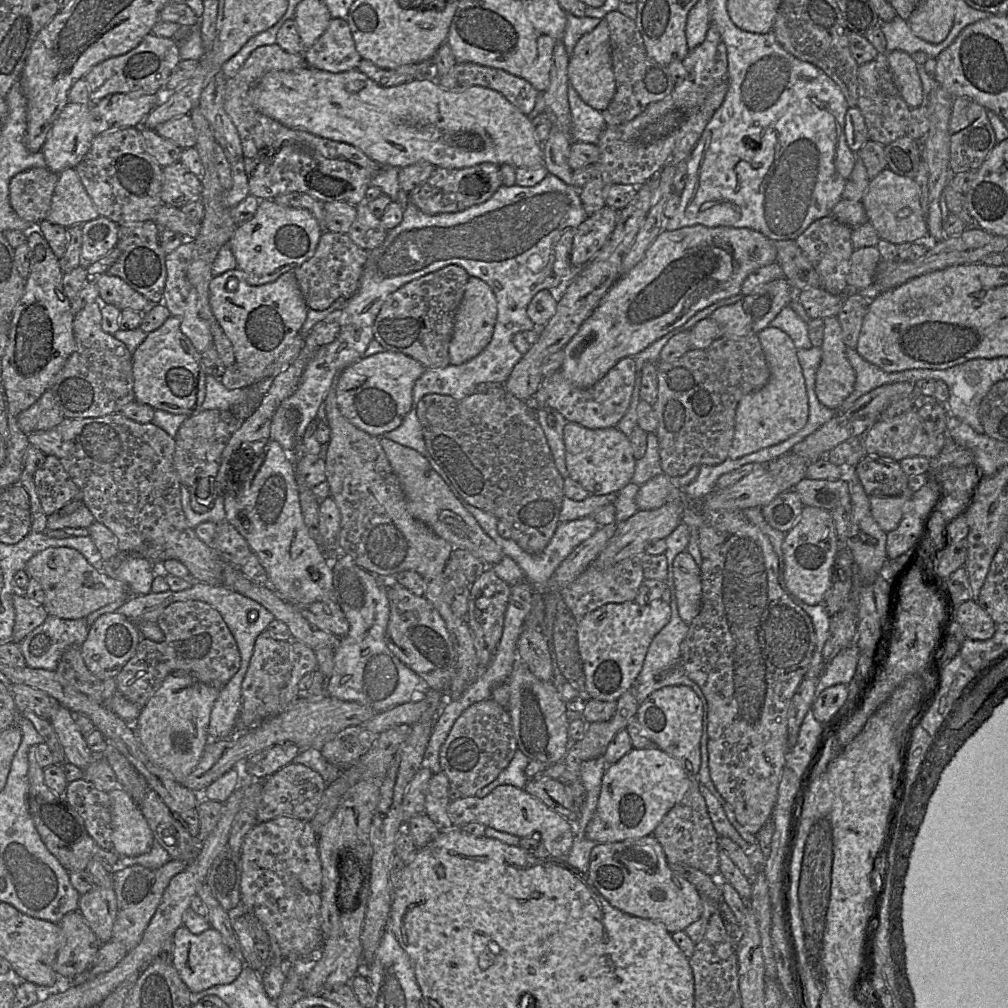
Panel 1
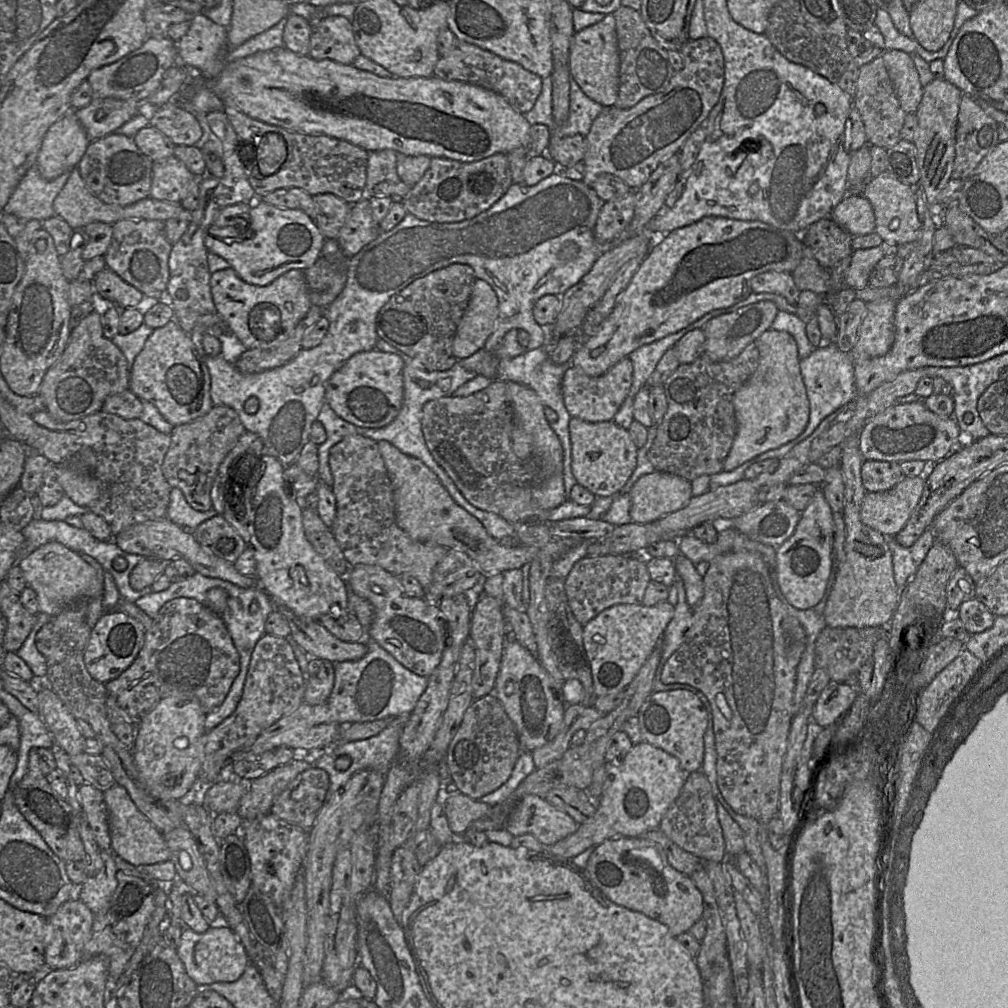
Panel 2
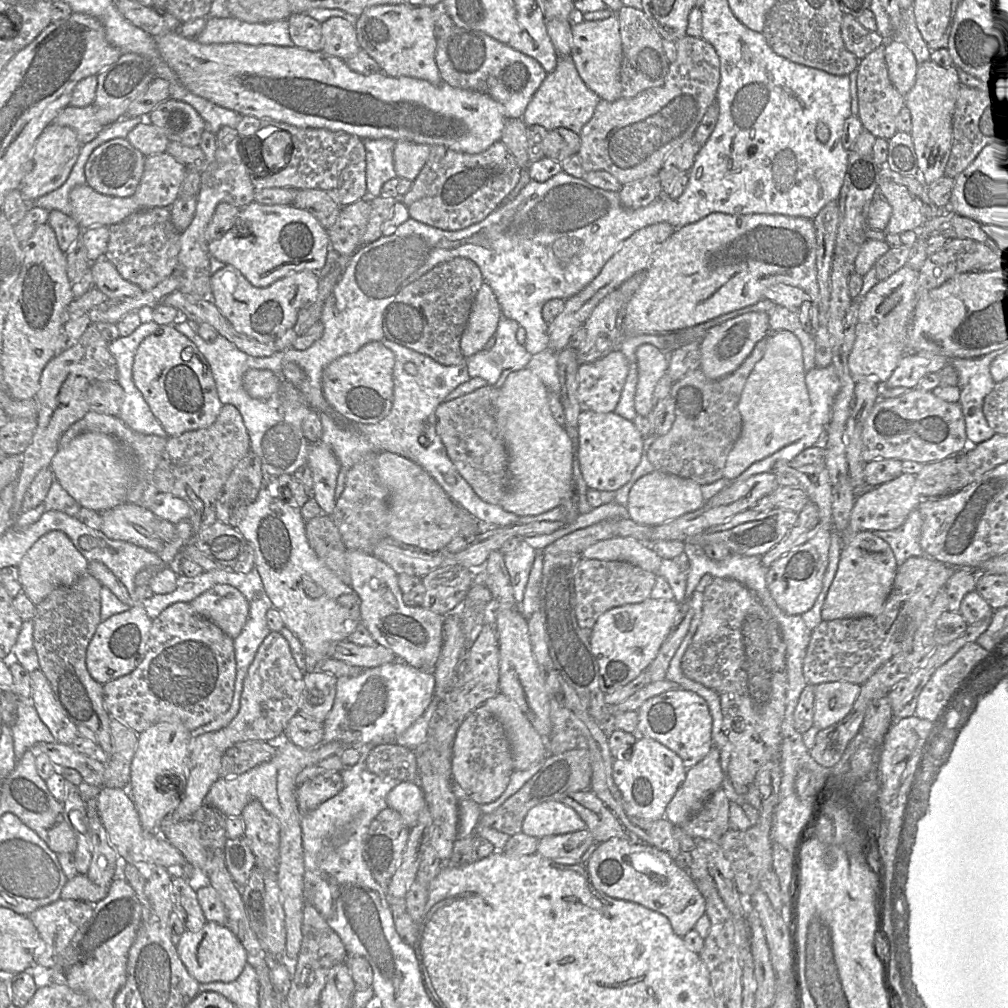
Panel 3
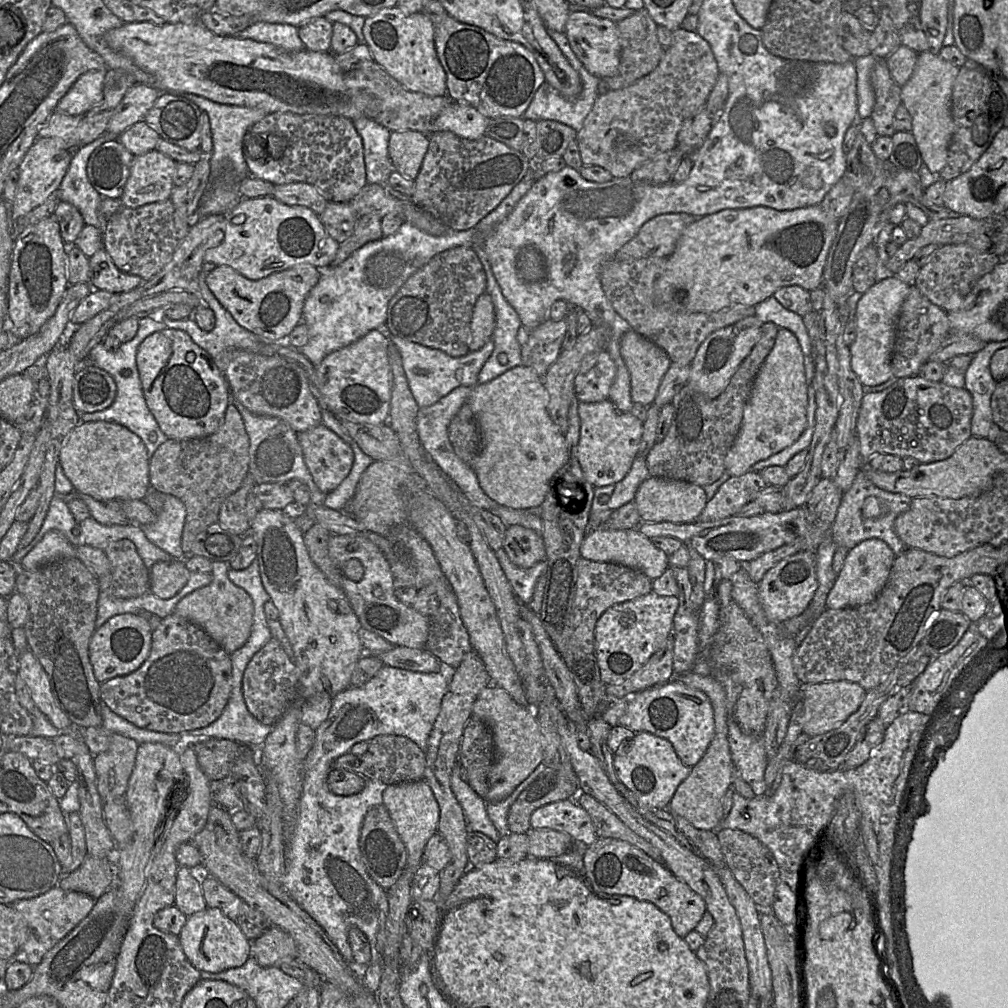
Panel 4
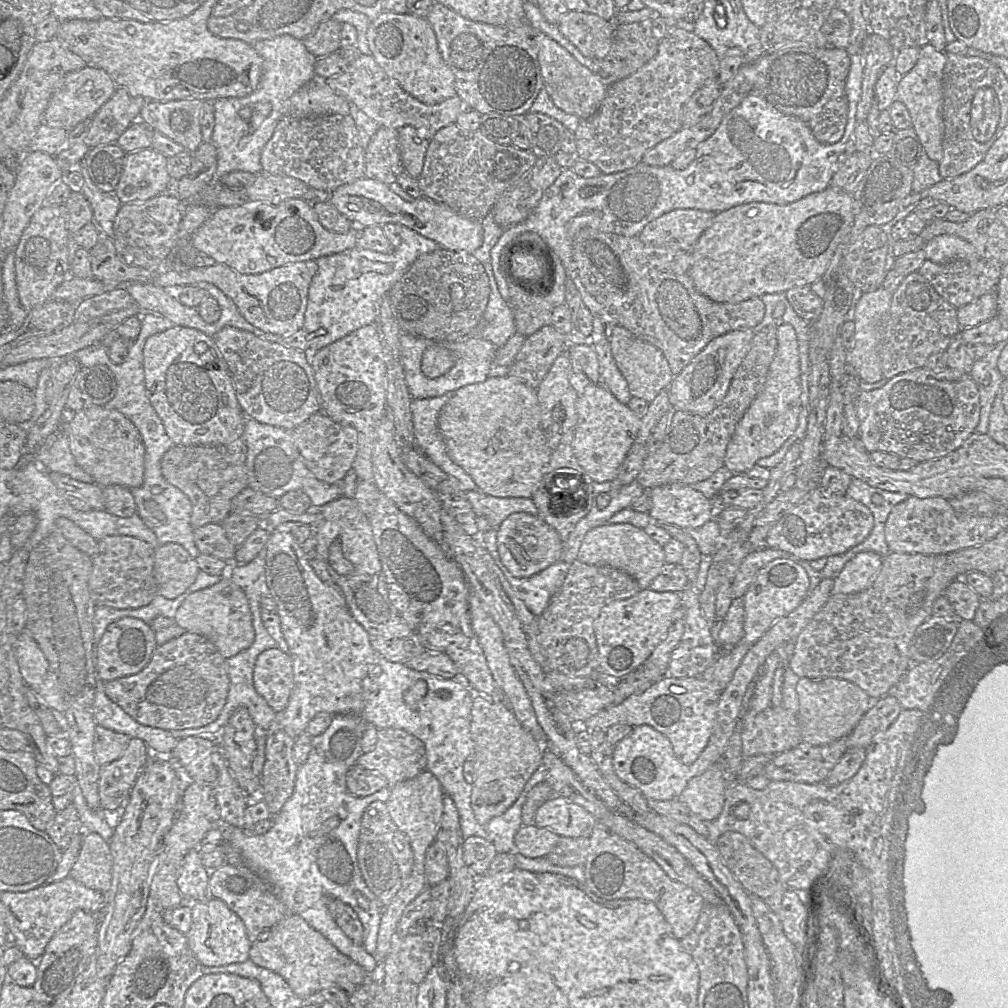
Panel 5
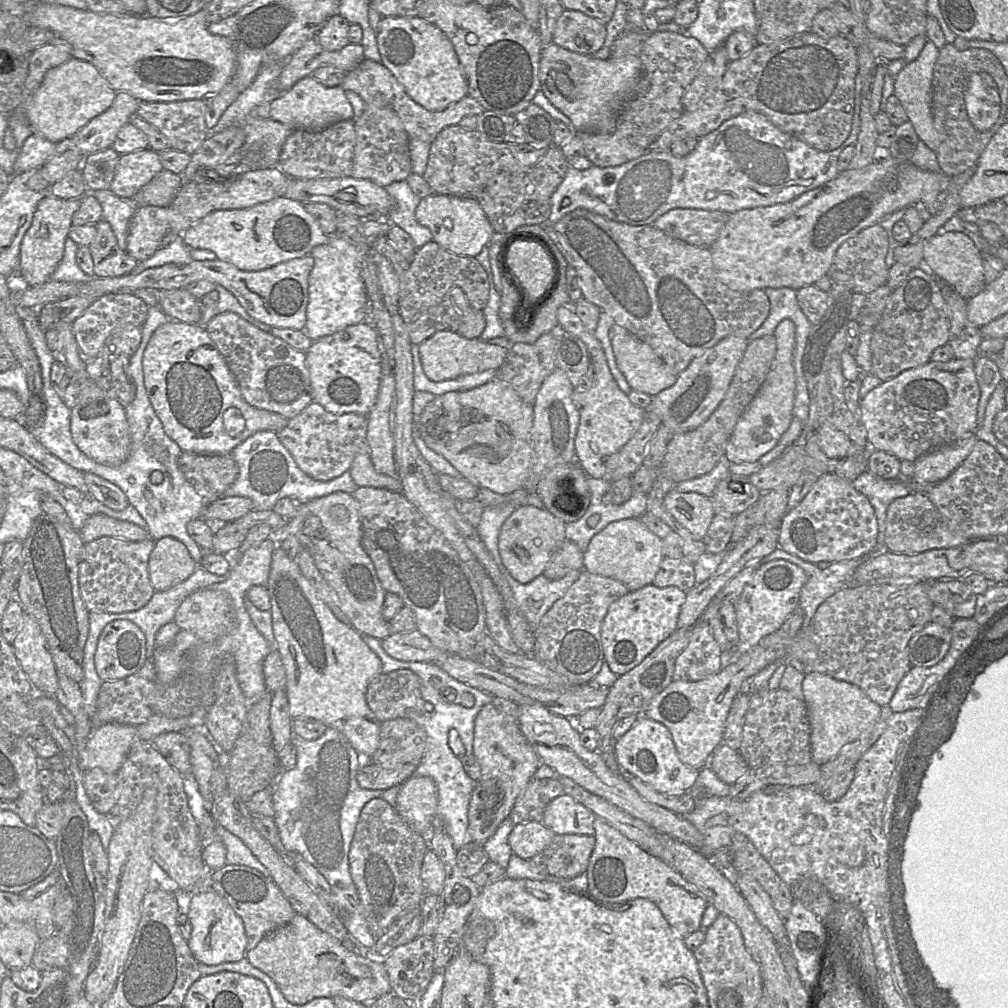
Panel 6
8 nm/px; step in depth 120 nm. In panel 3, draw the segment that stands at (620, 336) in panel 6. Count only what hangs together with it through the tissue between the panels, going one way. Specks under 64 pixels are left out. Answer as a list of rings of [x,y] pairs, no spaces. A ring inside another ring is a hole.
[[[652,344],[637,348],[638,382],[634,397],[637,414],[647,417],[651,412],[655,386],[669,367],[668,355]]]

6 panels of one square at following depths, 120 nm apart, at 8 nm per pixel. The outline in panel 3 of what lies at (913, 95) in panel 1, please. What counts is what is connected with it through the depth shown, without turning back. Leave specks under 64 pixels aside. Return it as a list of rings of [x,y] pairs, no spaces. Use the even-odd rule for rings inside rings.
[[[885,40],[884,45],[889,79],[897,91],[906,96],[915,84],[919,64],[910,49],[900,40]]]

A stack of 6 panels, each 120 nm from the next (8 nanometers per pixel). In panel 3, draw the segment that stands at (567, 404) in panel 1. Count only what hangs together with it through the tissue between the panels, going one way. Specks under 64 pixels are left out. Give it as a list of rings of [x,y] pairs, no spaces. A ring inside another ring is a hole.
[[[619,349],[594,362],[581,363],[577,371],[577,396],[581,410],[590,410],[597,413],[613,412],[620,400],[628,371],[628,361]]]

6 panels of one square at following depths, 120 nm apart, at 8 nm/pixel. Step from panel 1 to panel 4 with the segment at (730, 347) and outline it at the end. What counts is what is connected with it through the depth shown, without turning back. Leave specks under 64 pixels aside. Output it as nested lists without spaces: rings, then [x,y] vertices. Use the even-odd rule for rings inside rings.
[[[772,322],[762,324],[758,342],[718,397],[709,399],[689,384],[674,396],[674,413],[668,433],[646,455],[650,476],[682,480],[699,486],[712,484],[721,477],[725,471],[726,454],[739,432],[754,379],[775,344],[778,330],[779,327]]]

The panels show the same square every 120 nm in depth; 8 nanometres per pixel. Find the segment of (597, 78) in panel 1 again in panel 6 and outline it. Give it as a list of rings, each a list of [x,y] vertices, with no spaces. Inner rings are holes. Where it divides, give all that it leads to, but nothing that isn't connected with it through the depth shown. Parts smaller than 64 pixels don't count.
[[[565,10],[556,22],[553,43],[582,55],[599,51],[606,39],[606,25],[579,11]]]

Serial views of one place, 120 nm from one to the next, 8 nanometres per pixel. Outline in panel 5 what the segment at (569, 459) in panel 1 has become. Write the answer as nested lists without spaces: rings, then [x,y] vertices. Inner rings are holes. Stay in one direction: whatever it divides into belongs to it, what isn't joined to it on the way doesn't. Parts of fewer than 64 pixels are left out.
[[[603,385],[576,400],[578,423],[575,427],[573,450],[579,465],[595,482],[613,481],[629,450],[635,443],[642,417],[627,404],[619,402]]]

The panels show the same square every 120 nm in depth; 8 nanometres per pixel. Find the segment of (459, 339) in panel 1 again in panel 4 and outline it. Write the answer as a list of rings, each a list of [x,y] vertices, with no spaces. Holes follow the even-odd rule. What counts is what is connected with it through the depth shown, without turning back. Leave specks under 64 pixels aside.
[[[485,292],[477,299],[473,309],[470,323],[469,350],[477,351],[492,339],[495,325],[494,305],[490,295]]]

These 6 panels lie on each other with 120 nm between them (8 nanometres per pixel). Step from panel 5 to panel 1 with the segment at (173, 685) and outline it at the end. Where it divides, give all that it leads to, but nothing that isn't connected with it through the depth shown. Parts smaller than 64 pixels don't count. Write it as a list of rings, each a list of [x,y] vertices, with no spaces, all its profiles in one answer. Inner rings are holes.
[[[177,601],[168,605],[157,619],[164,640],[155,642],[141,638],[135,653],[116,676],[117,691],[127,700],[143,708],[160,688],[164,679],[175,671],[184,671],[200,682],[221,689],[239,670],[240,653],[234,637],[217,610],[203,601]]]

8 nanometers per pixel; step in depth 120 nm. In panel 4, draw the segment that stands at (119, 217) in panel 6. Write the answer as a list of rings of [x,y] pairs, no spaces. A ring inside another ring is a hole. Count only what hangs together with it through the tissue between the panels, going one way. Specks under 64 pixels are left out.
[[[104,133],[94,141],[82,145],[73,151],[67,172],[62,179],[56,193],[54,194],[59,201],[65,201],[75,206],[82,215],[85,224],[92,225],[102,229],[102,246],[103,246],[103,227],[106,218],[99,213],[99,203],[102,196],[95,190],[87,177],[86,166],[91,153],[100,145],[107,141],[118,139],[118,137]]]

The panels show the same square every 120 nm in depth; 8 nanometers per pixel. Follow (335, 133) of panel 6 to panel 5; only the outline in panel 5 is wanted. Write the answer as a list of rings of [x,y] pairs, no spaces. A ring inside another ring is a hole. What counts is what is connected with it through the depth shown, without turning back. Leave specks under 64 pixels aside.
[[[351,115],[282,117],[262,149],[260,162],[262,172],[299,179],[322,195],[365,177],[365,149]]]

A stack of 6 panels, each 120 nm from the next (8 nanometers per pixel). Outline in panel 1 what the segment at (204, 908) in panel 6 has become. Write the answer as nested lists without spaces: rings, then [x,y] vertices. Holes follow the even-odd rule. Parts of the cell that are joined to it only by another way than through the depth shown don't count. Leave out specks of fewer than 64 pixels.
[[[182,925],[172,938],[174,943],[172,964],[192,993],[212,986],[232,983],[245,966],[244,961],[233,954],[224,943],[219,931],[212,927],[200,934],[193,934]]]

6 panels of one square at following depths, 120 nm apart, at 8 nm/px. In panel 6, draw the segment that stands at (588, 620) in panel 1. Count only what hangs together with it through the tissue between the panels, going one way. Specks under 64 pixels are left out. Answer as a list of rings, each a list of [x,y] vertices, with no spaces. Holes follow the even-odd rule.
[[[649,584],[629,591],[612,602],[602,620],[600,637],[604,661],[617,676],[637,666],[655,647],[676,628],[686,592],[676,586],[659,588]]]

